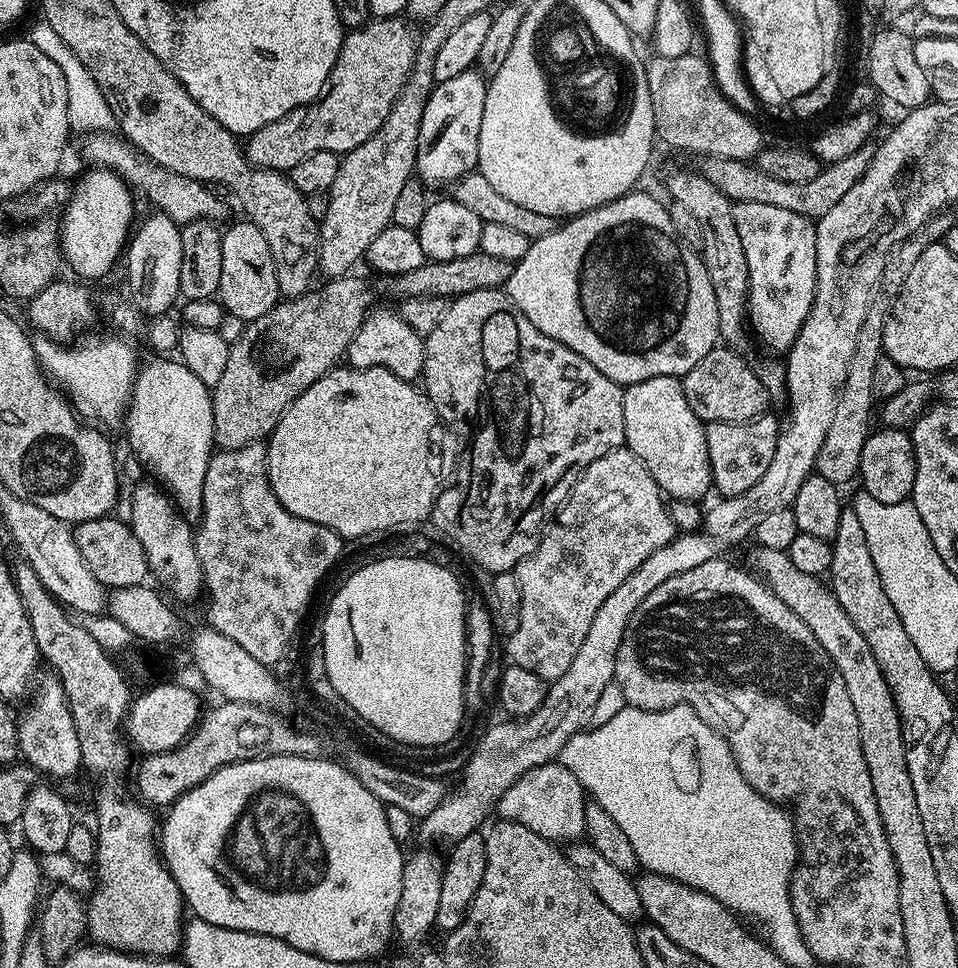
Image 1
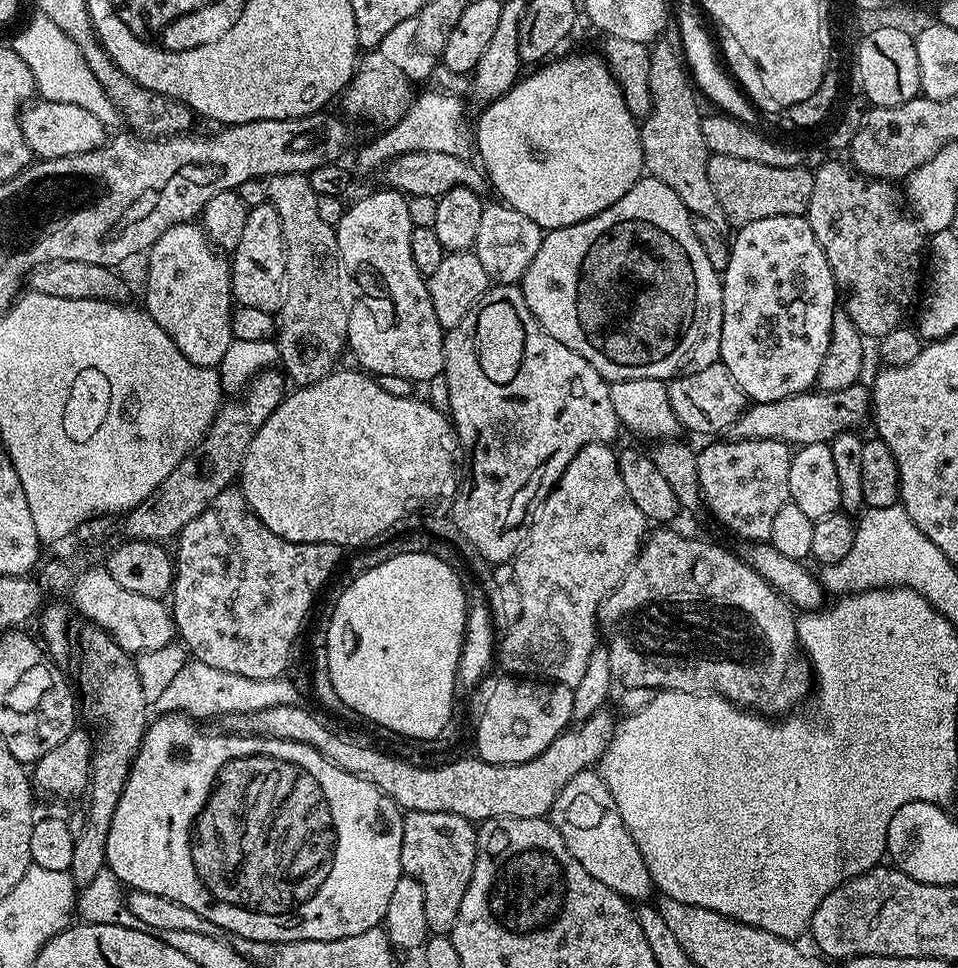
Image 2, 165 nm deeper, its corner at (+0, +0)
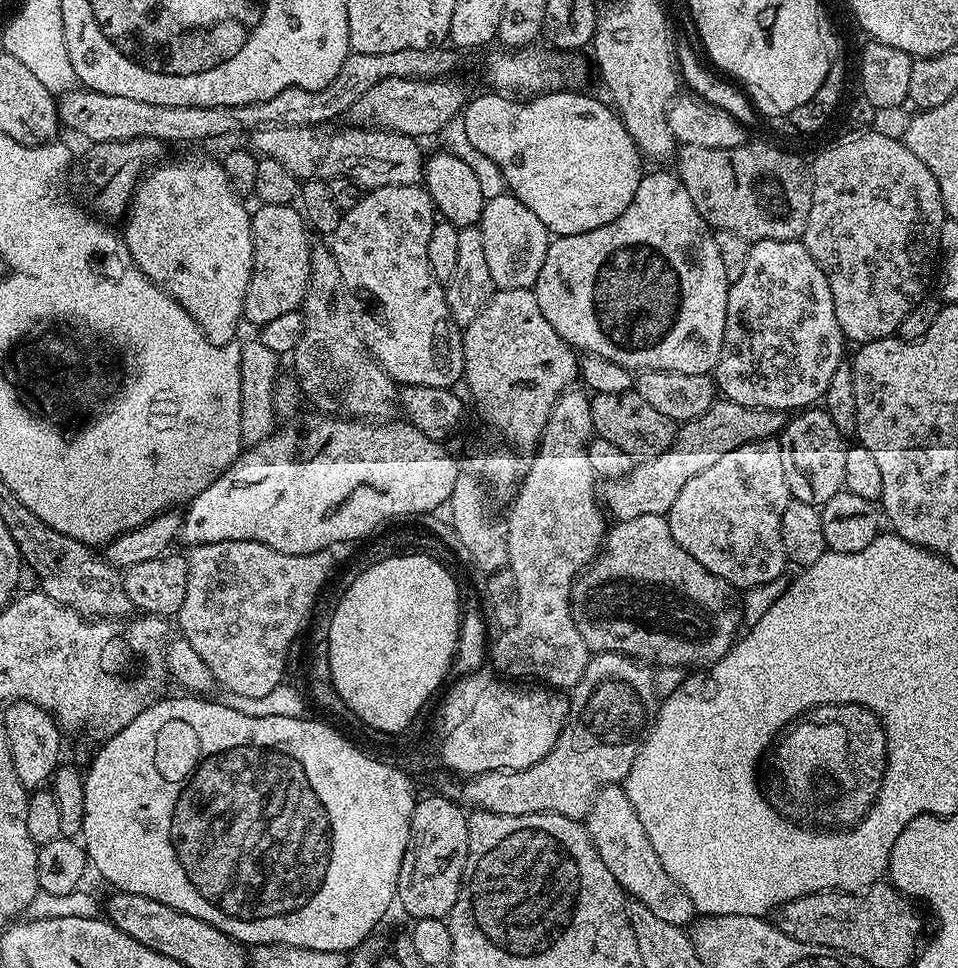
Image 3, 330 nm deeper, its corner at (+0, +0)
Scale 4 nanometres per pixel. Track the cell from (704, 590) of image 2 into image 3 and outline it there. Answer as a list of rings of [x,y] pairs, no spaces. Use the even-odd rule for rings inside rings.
[[[642,514],[613,525],[603,551],[576,577],[572,586],[574,626],[586,646],[593,653],[617,652],[633,656],[649,666],[696,670],[717,664],[732,649],[742,628],[742,604],[737,589],[710,574],[702,562],[694,562],[694,558],[674,542],[665,517]]]

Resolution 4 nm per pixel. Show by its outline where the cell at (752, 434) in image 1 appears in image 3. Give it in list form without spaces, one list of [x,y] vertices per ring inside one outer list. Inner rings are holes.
[[[779,439],[759,440],[730,450],[714,466],[690,478],[674,506],[670,506],[666,519],[674,542],[694,562],[702,562],[710,574],[743,590],[785,575],[782,514],[789,499]]]

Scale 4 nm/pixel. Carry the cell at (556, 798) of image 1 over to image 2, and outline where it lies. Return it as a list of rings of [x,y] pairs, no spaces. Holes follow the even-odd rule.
[[[599,771],[574,774],[574,778],[562,786],[558,798],[554,798],[550,819],[566,842],[566,850],[570,850],[586,874],[598,878],[602,886],[610,886],[610,890],[629,902],[644,902],[648,895],[653,895],[650,870],[646,870],[646,862],[634,838],[630,838],[630,830],[626,830],[626,822],[622,822],[622,814],[618,814],[618,802],[614,802],[614,794],[610,794]]]

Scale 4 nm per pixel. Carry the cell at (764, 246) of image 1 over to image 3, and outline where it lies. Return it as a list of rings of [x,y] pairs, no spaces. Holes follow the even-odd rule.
[[[803,239],[799,240],[757,240],[749,247],[746,254],[746,267],[738,282],[728,285],[728,301],[726,302],[726,330],[720,351],[720,361],[714,369],[716,387],[722,393],[723,399],[733,400],[742,406],[755,408],[772,408],[776,412],[787,413],[791,410],[803,410],[817,402],[823,401],[824,392],[830,386],[830,378],[834,378],[834,370],[845,359],[844,347],[846,341],[838,326],[838,314],[834,314],[834,298],[830,294],[830,282],[826,282],[826,274],[822,274],[822,266],[814,262],[810,250],[806,250]]]

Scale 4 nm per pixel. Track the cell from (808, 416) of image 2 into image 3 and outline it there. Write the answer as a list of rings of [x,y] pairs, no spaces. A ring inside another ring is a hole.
[[[721,399],[697,420],[681,423],[674,442],[661,456],[637,463],[625,479],[609,483],[608,493],[602,496],[603,503],[611,515],[612,512],[616,515],[617,521],[638,518],[642,514],[667,517],[670,506],[674,506],[682,486],[686,486],[690,478],[702,474],[702,470],[714,466],[718,458],[730,454],[730,450],[738,450],[738,446],[779,437],[785,423],[783,412],[776,412],[772,408],[742,406],[733,400]]]

